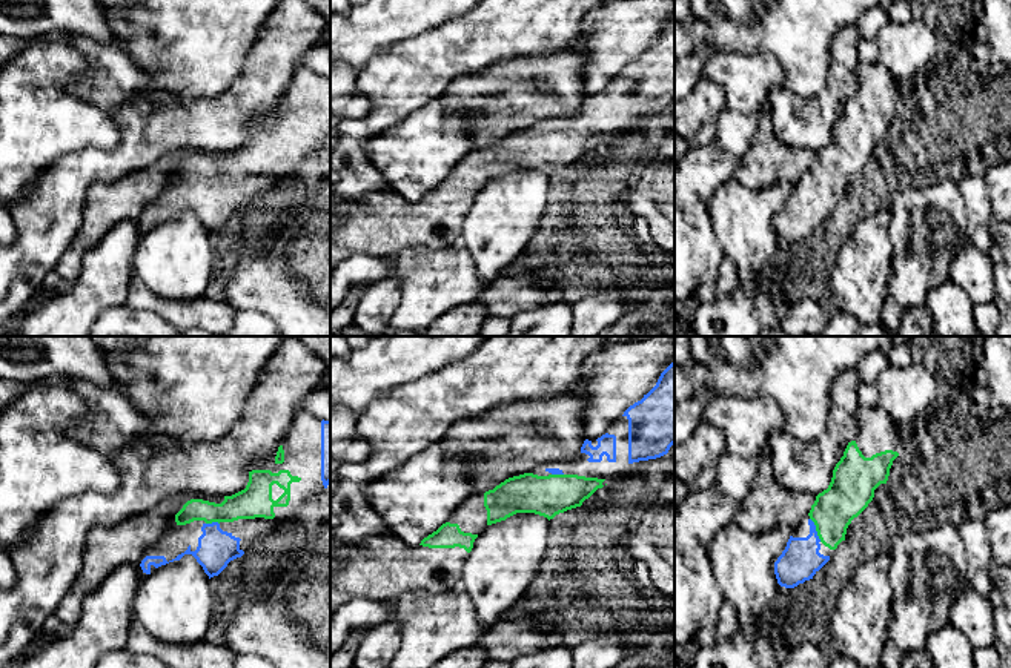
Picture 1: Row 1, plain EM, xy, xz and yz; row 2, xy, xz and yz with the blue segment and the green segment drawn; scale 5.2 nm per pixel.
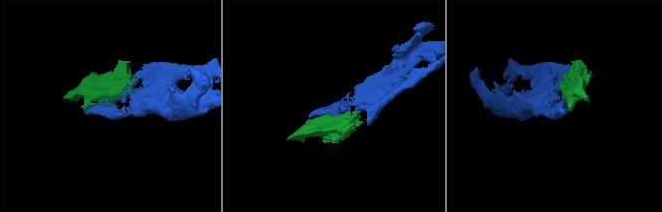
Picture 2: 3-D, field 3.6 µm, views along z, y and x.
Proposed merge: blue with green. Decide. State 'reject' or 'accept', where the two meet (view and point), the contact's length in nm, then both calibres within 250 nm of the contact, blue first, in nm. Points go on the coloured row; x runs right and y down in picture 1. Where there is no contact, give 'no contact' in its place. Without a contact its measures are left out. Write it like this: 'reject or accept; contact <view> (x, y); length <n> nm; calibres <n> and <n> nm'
accept; contact yz (815, 530); length 140 nm; calibres 200 and 220 nm

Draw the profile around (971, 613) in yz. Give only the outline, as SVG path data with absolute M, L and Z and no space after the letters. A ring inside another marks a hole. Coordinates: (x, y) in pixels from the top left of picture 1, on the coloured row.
M966 587L953 599L948 623L968 639L974 651L994 642L994 610L991 600L971 587Z

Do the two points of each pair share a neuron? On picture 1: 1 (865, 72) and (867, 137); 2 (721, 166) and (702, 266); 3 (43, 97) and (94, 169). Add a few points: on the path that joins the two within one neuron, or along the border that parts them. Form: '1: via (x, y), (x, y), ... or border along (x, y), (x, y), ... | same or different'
1: via (867, 88), (867, 122) | same
2: via (696, 189), (695, 224), (698, 228), (698, 241) | same
3: border along (117, 143), (111, 149), (66, 152), (49, 168) | different

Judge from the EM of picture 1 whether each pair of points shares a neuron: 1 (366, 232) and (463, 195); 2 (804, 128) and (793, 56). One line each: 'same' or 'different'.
1: same
2: different

